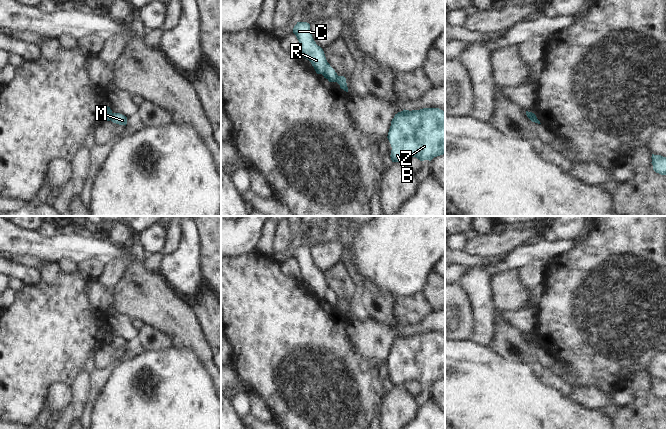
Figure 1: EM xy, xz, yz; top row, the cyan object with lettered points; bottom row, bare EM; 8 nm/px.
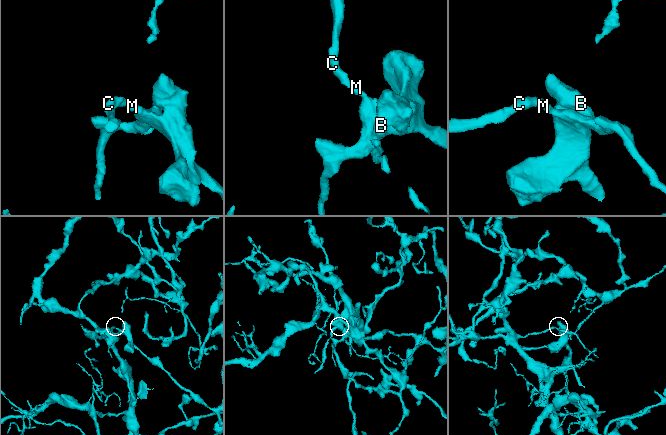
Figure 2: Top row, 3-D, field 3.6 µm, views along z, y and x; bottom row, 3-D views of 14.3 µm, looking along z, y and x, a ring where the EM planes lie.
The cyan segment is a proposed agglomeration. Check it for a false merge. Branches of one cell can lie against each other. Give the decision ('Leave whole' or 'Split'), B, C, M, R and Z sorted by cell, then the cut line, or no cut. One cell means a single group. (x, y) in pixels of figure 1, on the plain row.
Split. Groups: B M Z / C R. Split along xy (113, 337), (110, 343)

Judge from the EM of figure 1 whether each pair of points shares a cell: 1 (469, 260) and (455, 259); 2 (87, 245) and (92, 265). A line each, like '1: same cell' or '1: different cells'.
1: same cell
2: different cells

